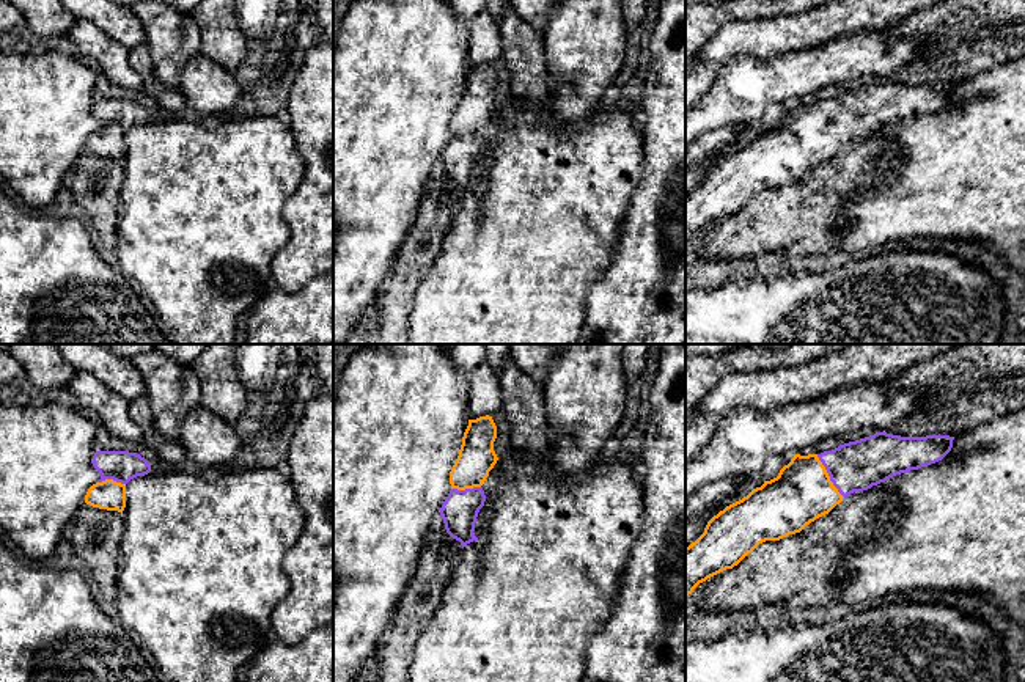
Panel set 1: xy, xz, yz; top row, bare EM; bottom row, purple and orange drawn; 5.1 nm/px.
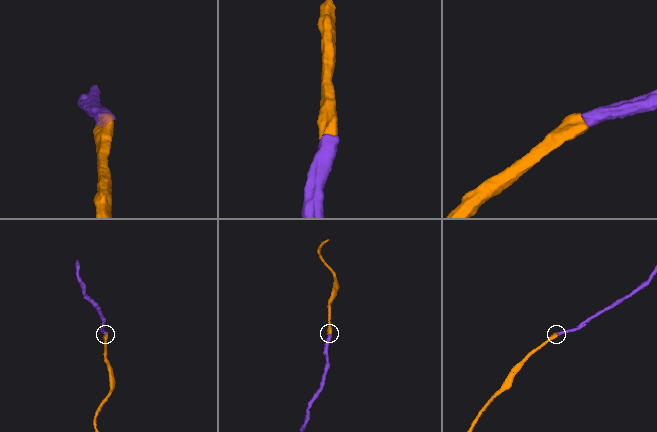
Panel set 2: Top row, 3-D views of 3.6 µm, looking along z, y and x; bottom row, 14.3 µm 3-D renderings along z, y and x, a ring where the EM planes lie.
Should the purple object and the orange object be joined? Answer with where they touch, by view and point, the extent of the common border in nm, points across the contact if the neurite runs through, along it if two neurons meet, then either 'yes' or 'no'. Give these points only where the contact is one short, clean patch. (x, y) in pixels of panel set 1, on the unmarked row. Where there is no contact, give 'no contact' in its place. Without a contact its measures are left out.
meets purple in yz at (829, 123); contact 260 nm long; runs through yz (857, 113), (829, 123), (802, 140); yes

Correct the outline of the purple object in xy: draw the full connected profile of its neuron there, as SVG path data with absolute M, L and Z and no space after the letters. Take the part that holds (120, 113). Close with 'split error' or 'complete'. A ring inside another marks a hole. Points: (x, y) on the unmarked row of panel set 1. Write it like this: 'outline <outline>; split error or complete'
outline M96 99L91 112L101 127L88 137L85 151L121 162L126 156L126 132L151 119L145 105L129 99Z; split error

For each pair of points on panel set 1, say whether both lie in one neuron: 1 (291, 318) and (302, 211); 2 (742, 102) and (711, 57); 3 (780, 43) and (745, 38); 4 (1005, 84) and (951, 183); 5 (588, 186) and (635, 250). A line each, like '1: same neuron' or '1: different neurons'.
1: different neurons
2: different neurons
3: same neuron
4: same neuron
5: different neurons

